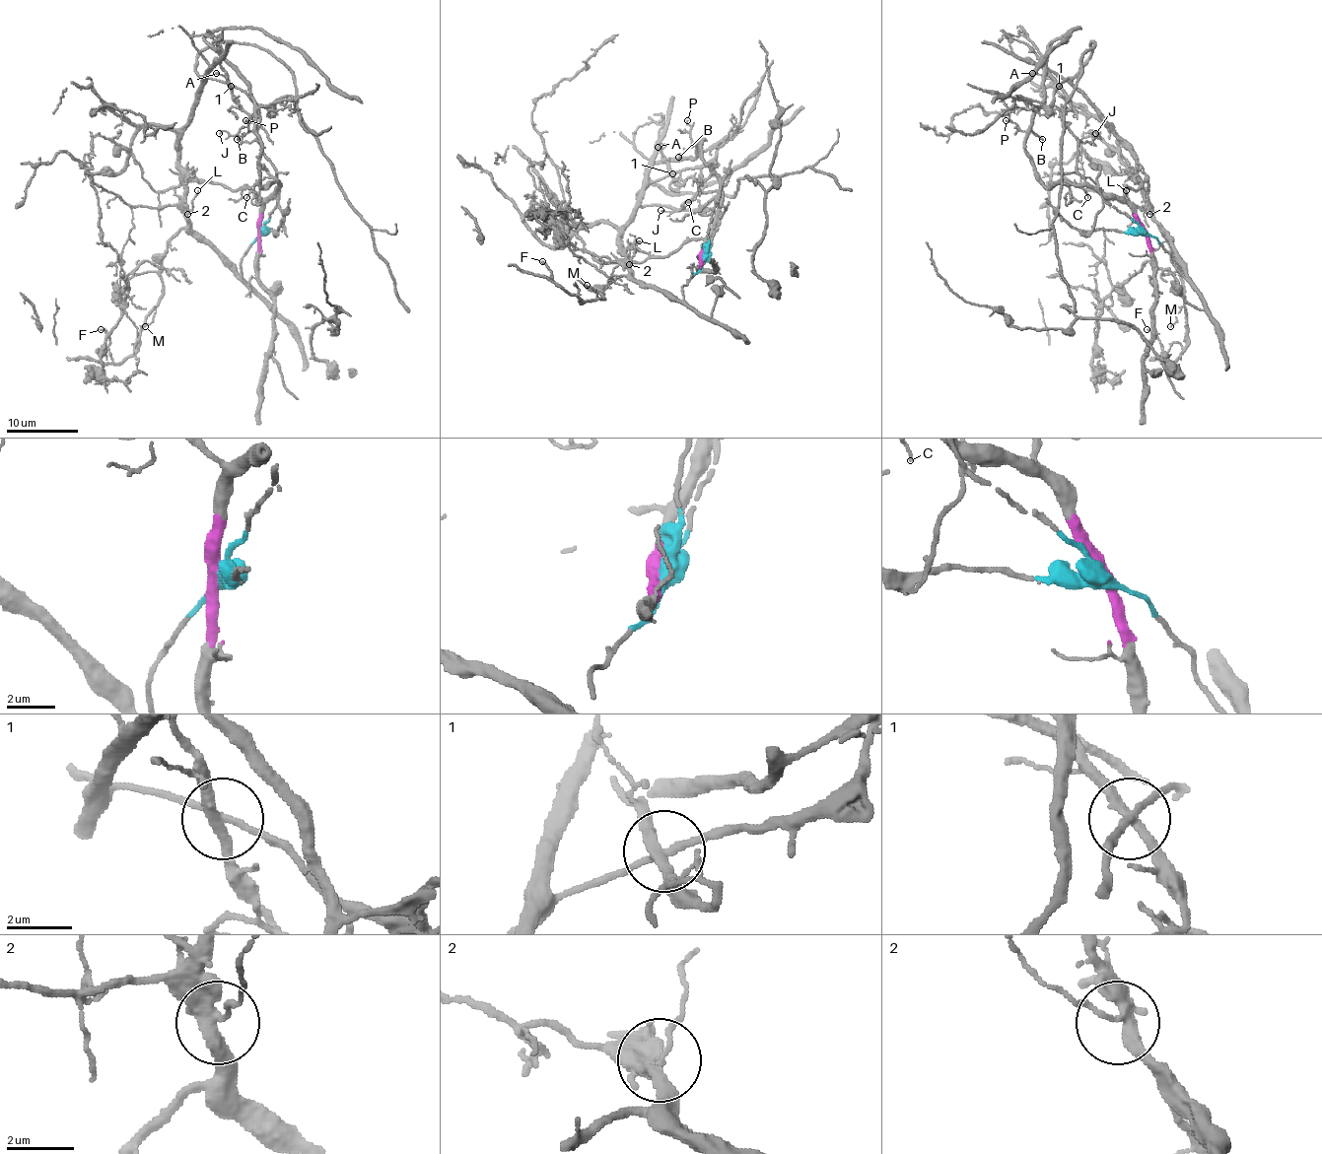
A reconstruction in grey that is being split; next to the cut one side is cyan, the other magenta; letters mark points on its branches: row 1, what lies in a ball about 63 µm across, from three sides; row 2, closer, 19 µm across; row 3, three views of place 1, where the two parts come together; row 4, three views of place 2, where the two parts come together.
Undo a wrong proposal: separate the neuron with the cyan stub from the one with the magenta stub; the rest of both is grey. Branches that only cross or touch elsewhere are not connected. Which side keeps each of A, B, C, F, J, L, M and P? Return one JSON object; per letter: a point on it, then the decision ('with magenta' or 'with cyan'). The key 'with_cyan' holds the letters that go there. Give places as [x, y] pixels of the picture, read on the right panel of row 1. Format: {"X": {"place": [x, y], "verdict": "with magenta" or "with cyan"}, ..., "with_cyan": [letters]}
{"A": {"place": [1032, 73], "verdict": "with magenta"}, "B": {"place": [1042, 139], "verdict": "with magenta"}, "C": {"place": [1087, 197], "verdict": "with magenta"}, "F": {"place": [1147, 329], "verdict": "with cyan"}, "J": {"place": [1095, 133], "verdict": "with magenta"}, "L": {"place": [1126, 190], "verdict": "with cyan"}, "M": {"place": [1170, 326], "verdict": "with cyan"}, "P": {"place": [1006, 120], "verdict": "with magenta"}, "with_cyan": ["F", "L", "M"]}

